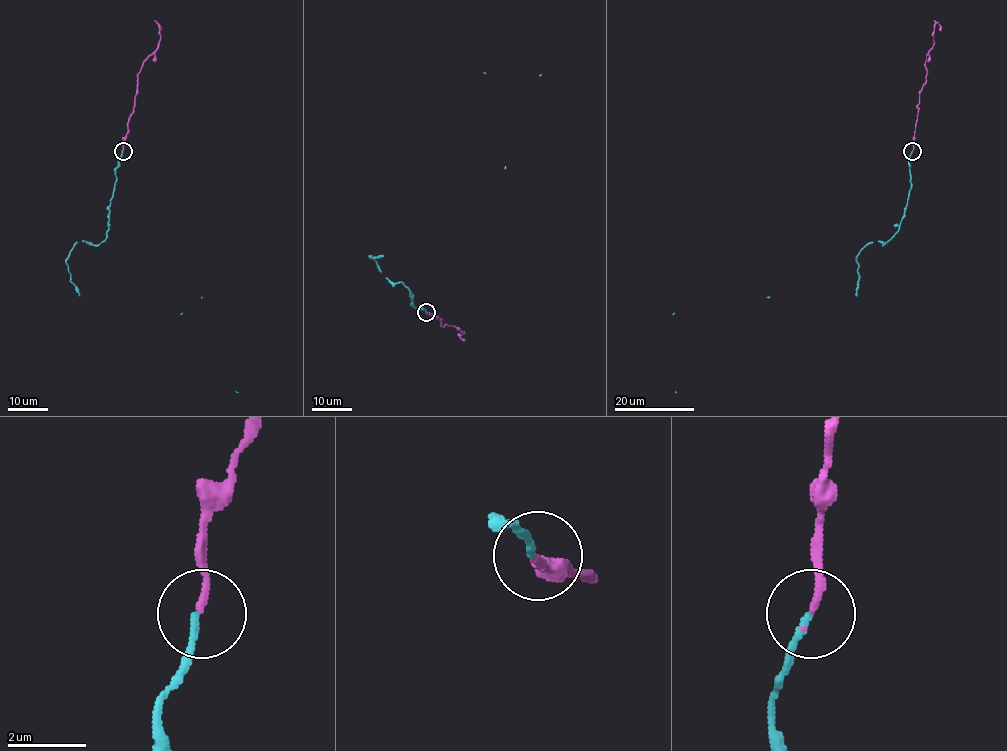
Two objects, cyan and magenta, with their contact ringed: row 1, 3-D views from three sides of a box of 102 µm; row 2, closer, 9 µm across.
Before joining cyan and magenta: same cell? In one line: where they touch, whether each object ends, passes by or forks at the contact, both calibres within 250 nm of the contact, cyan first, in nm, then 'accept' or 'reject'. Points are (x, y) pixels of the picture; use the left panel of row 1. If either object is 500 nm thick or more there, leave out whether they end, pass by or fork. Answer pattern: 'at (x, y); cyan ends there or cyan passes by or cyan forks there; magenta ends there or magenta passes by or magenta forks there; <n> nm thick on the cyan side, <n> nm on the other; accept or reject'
at (123, 151); cyan ends there; magenta ends there; 170 nm thick on the cyan side, 170 nm on the other; accept

